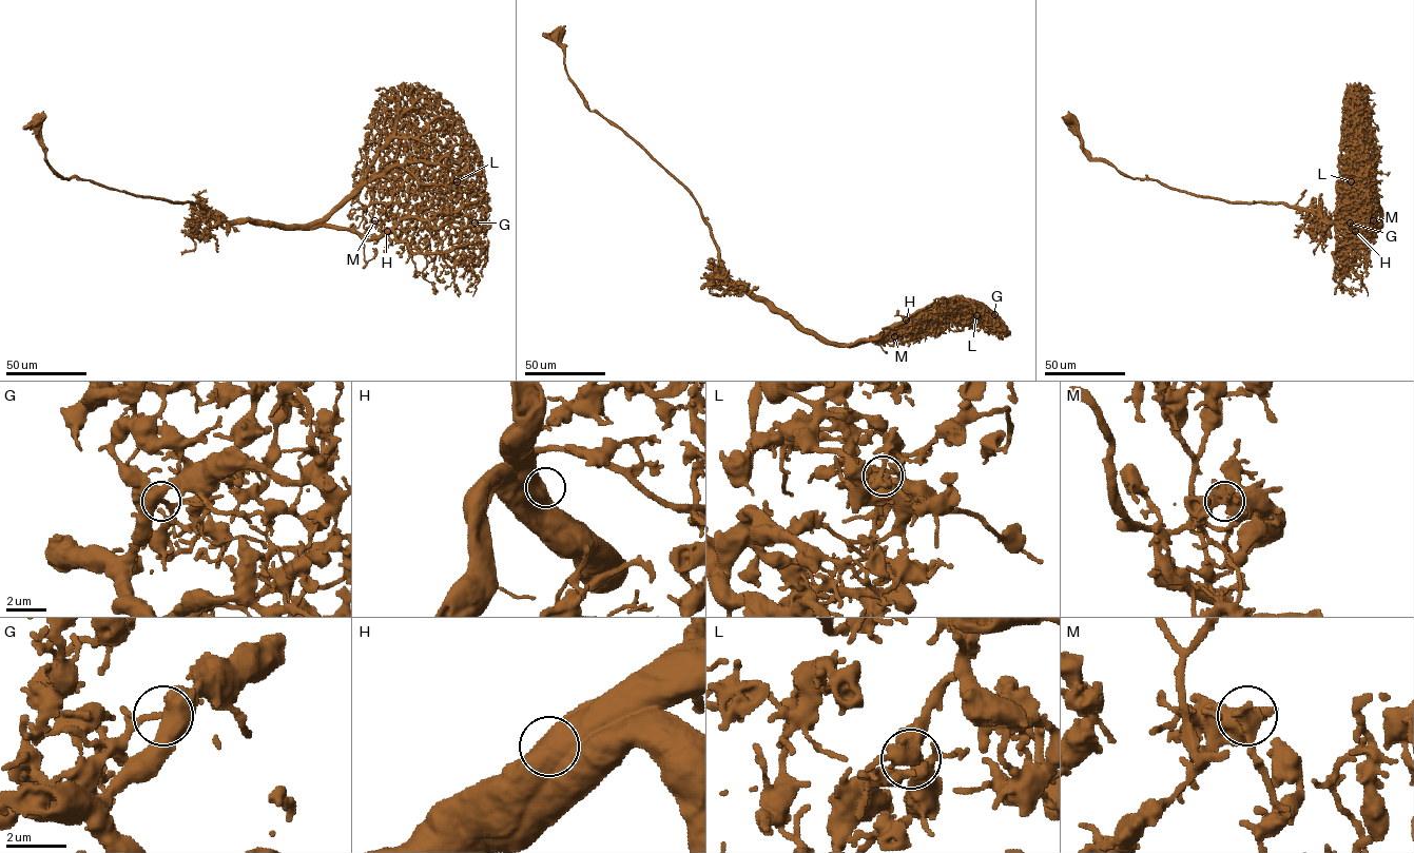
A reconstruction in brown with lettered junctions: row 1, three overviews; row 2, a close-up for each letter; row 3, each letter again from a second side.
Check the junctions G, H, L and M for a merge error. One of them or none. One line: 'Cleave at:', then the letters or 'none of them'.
Cleave at: none of them

